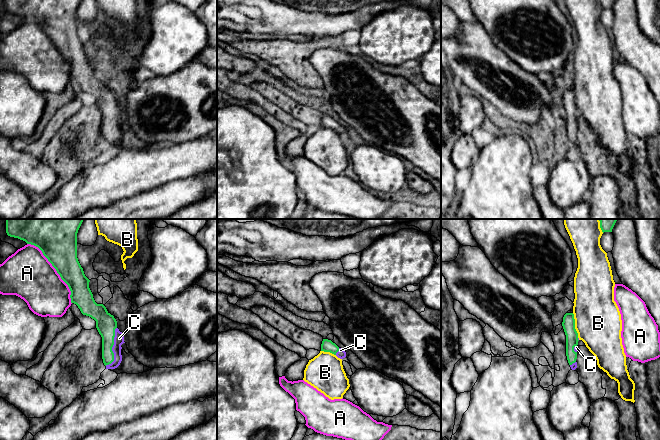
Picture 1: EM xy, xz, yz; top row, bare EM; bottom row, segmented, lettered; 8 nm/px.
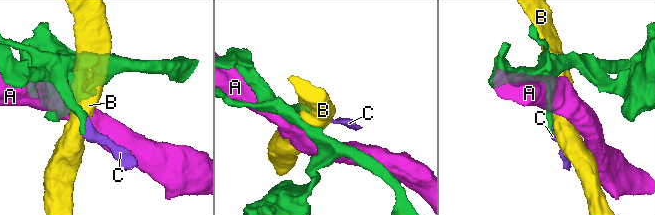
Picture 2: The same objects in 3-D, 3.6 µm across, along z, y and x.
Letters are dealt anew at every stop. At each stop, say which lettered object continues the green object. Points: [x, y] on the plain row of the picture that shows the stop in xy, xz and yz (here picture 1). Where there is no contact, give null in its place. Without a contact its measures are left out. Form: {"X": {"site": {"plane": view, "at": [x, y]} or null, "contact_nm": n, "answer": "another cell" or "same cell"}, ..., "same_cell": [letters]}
{"A": {"site": {"plane": "xy", "at": [56, 46]}, "contact_nm": 600, "answer": "another cell"}, "B": {"site": {"plane": "yz", "at": [574, 101]}, "contact_nm": 200, "answer": "another cell"}, "C": {"site": {"plane": "xy", "at": [111, 124]}, "contact_nm": 320, "answer": "same cell"}, "same_cell": ["C"]}

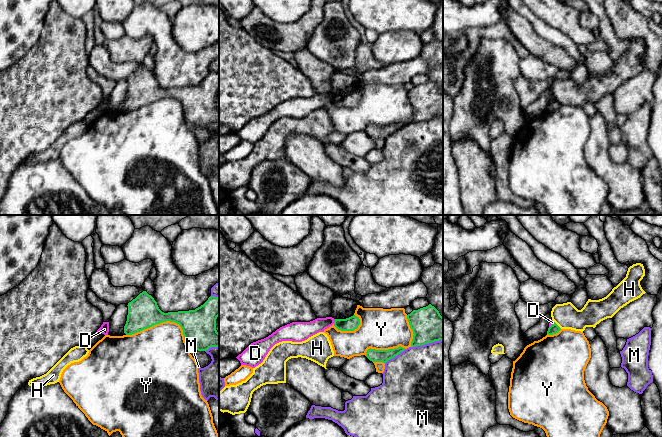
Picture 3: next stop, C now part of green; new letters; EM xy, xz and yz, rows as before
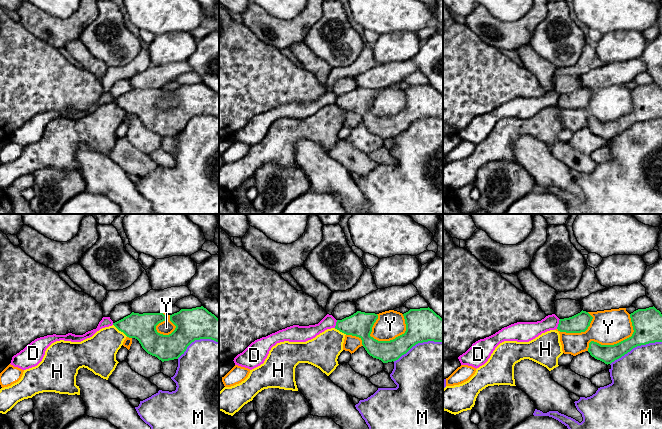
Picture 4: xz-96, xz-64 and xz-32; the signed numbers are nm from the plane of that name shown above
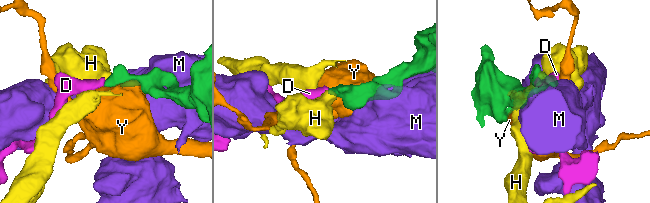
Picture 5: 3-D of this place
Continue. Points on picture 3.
{"D": {"site": {"plane": "xz", "at": [334, 97]}, "contact_nm": 40, "answer": "another cell"}, "H": {"site": {"plane": "yz", "at": [557, 101]}, "contact_nm": 80, "answer": "another cell"}, "M": {"site": {"plane": "xz", "at": [427, 119]}, "contact_nm": 260, "answer": "another cell"}, "Y": {"site": {"plane": "xy", "at": [164, 97]}, "contact_nm": 500, "answer": "another cell"}, "same_cell": []}

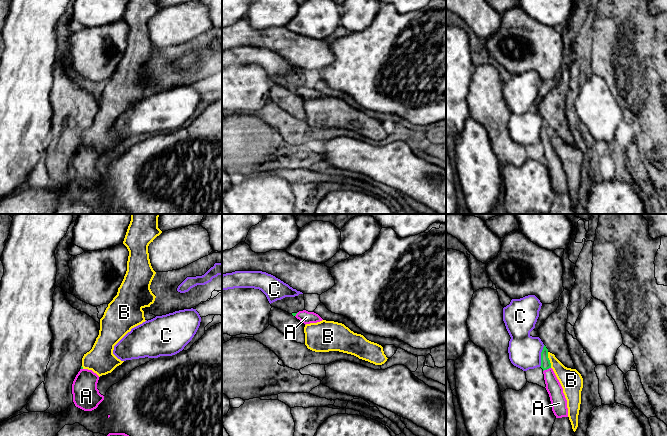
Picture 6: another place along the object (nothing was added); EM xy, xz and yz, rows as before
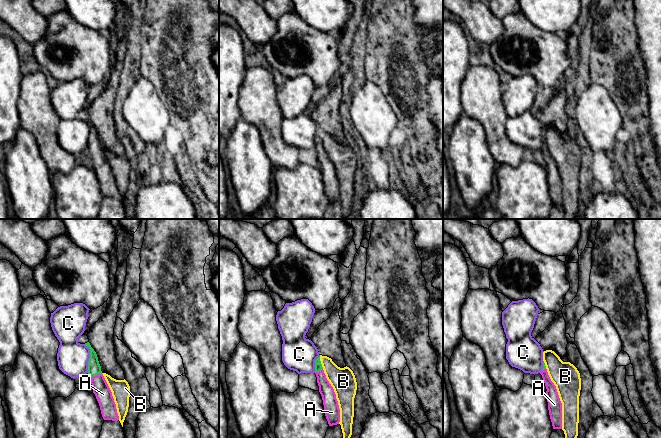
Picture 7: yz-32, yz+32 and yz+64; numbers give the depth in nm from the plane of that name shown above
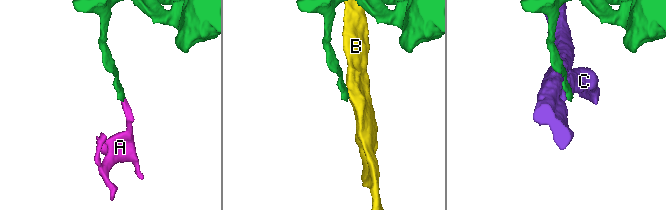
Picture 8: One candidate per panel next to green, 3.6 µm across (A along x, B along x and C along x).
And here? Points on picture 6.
{"A": {"site": {"plane": "yz", "at": [546, 145]}, "contact_nm": 70, "answer": "same cell"}, "B": {"site": {"plane": "yz", "at": [549, 136]}, "contact_nm": 130, "answer": "another cell"}, "C": {"site": {"plane": "yz", "at": [541, 132]}, "contact_nm": 180, "answer": "another cell"}, "same_cell": ["A"]}

